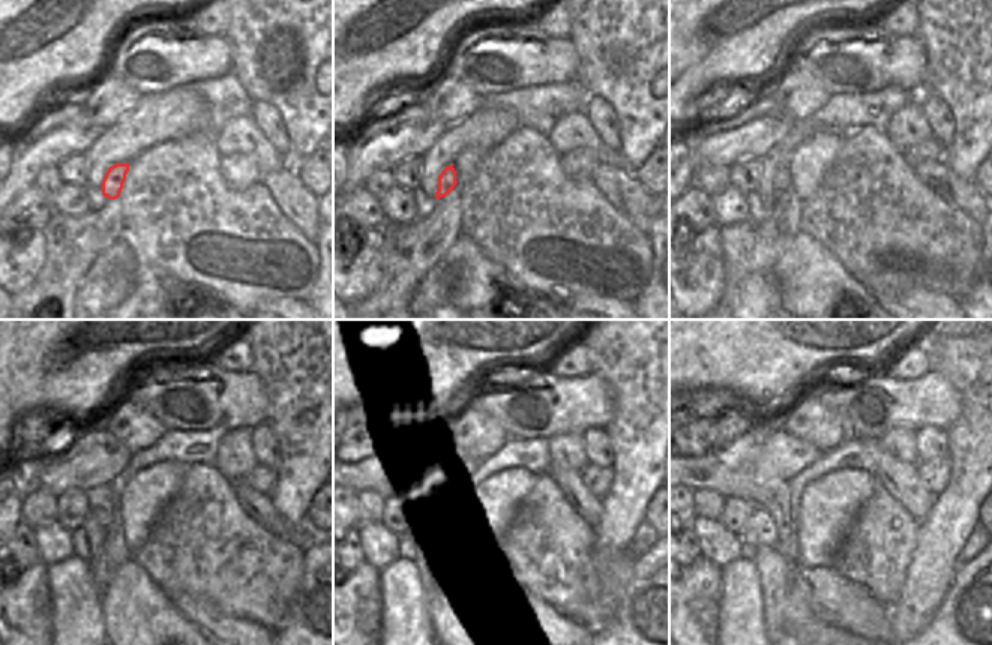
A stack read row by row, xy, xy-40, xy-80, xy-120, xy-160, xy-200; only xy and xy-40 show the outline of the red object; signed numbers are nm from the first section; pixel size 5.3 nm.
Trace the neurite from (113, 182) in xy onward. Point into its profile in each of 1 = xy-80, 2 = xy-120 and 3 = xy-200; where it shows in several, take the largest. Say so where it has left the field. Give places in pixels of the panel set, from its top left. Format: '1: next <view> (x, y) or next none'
1: next xy-80 (782, 179)
2: next xy-120 (99, 515)
3: next xy-200 (760, 528)

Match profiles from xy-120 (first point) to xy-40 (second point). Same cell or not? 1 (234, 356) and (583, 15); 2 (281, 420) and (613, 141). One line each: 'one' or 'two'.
1: two
2: two

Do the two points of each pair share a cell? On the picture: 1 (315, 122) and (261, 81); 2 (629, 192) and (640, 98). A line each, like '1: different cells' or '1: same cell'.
1: same cell
2: different cells

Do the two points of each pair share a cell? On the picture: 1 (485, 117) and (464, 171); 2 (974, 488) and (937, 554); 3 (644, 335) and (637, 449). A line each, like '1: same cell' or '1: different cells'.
1: different cells
2: same cell
3: same cell

